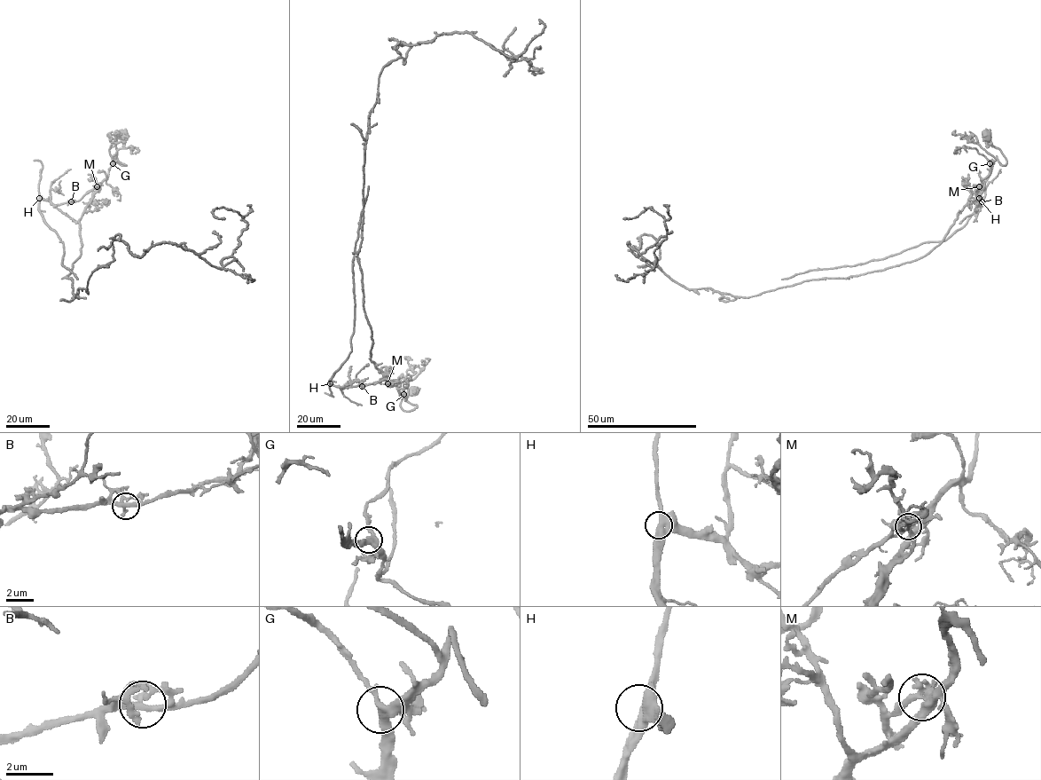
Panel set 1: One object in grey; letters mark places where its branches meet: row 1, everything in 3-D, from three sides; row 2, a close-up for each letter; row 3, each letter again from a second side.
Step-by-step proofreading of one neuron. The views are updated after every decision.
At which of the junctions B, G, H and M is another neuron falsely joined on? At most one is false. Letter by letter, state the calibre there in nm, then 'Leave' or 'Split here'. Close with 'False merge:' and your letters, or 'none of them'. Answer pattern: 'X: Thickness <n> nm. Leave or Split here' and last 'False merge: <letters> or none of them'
B: Thickness 260 nm. Leave
G: Thickness 320 nm. Leave
H: Thickness 320 nm. Leave
M: Thickness 320 nm. Split here
False merge: M

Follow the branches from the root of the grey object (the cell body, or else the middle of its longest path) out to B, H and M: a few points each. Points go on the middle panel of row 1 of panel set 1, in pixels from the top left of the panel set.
B: (414, 390), (403, 394), (400, 406), (404, 411), (417, 406), (405, 401), (395, 385), (382, 380), (362, 386)
H: (414, 390), (403, 394), (400, 406), (404, 411), (417, 406), (385, 380), (352, 386), (330, 383)
M: (414, 390), (403, 394), (400, 406), (404, 411), (417, 406), (388, 383)

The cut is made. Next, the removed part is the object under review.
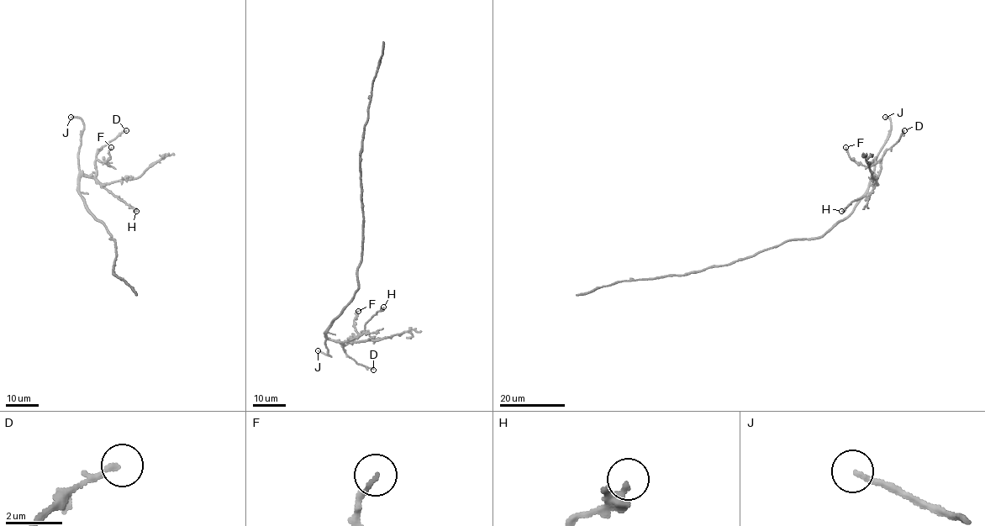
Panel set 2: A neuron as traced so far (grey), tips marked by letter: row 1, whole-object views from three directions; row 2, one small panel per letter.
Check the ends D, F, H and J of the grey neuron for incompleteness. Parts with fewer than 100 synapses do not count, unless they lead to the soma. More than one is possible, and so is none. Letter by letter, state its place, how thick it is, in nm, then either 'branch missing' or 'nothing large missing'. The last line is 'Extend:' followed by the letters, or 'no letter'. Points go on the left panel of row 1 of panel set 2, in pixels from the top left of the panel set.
D: at (126, 130); 180 nm thick; nothing large missing
F: at (111, 147); 140 nm thick; nothing large missing
H: at (136, 211); 320 nm thick; nothing large missing
J: at (71, 117); 190 nm thick; branch missing
Extend: J

